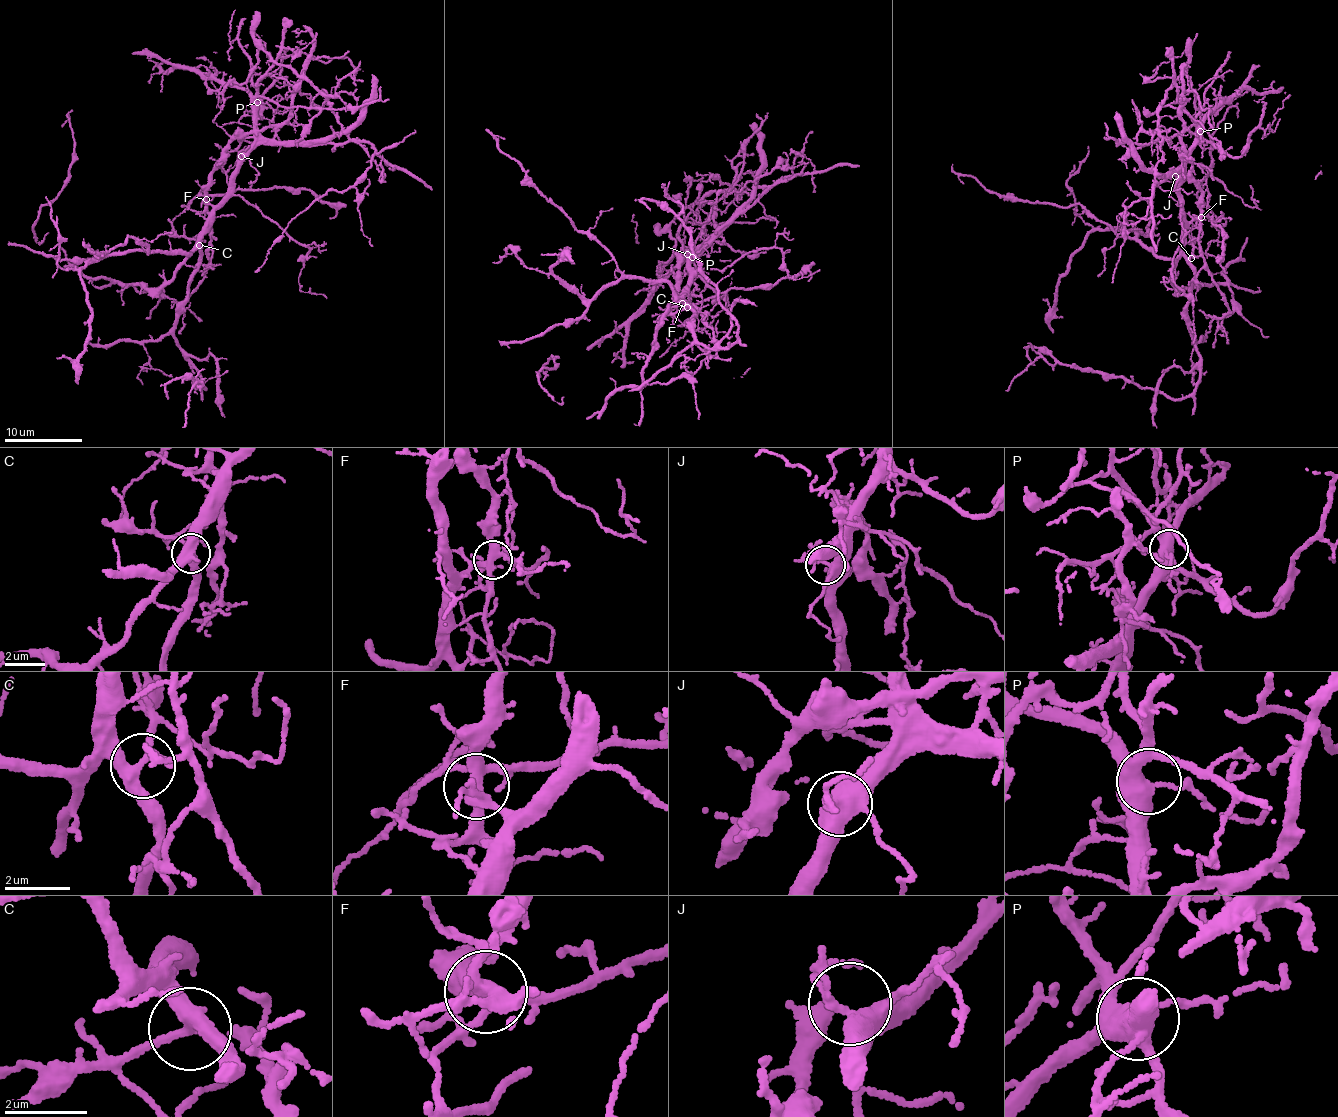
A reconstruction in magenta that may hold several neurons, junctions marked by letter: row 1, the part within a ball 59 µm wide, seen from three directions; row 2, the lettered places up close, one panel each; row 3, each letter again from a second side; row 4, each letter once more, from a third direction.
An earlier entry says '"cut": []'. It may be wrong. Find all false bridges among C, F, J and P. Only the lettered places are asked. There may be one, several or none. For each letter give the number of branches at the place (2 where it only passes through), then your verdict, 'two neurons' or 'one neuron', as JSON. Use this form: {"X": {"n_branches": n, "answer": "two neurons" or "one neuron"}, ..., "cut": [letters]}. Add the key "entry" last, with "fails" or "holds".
{"C": {"n_branches": 4, "answer": "one neuron"}, "F": {"n_branches": 5, "answer": "two neurons"}, "J": {"n_branches": 4, "answer": "one neuron"}, "P": {"n_branches": 4, "answer": "one neuron"}, "cut": ["F"], "entry": "fails"}

